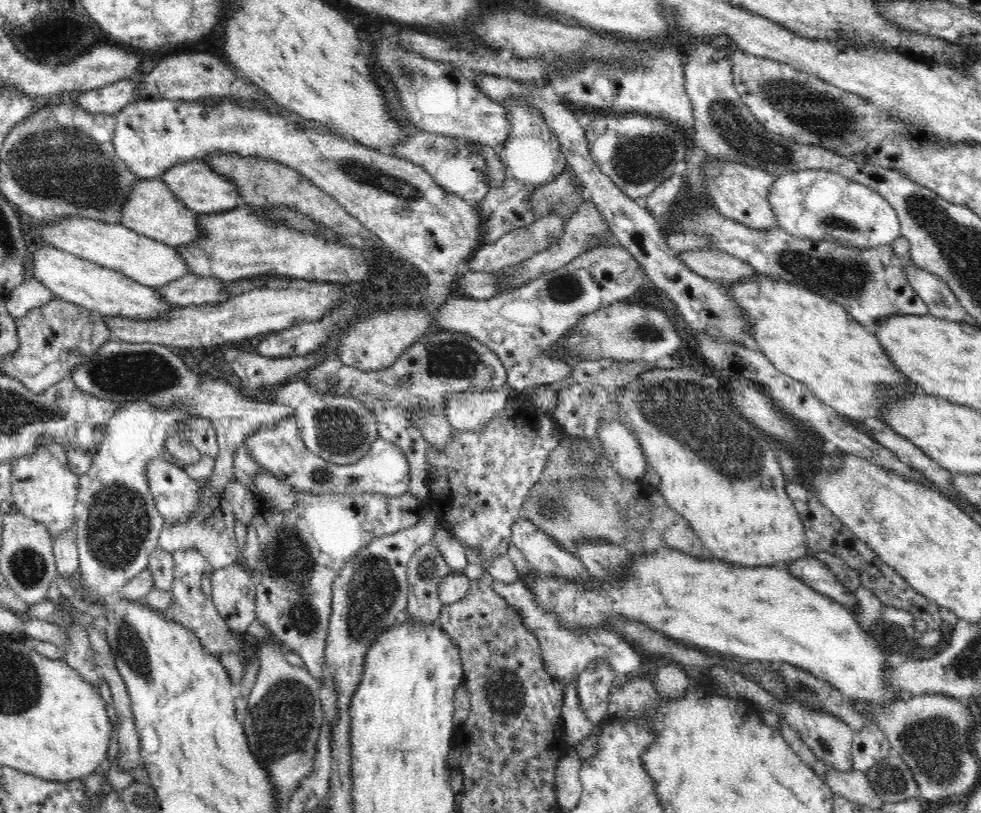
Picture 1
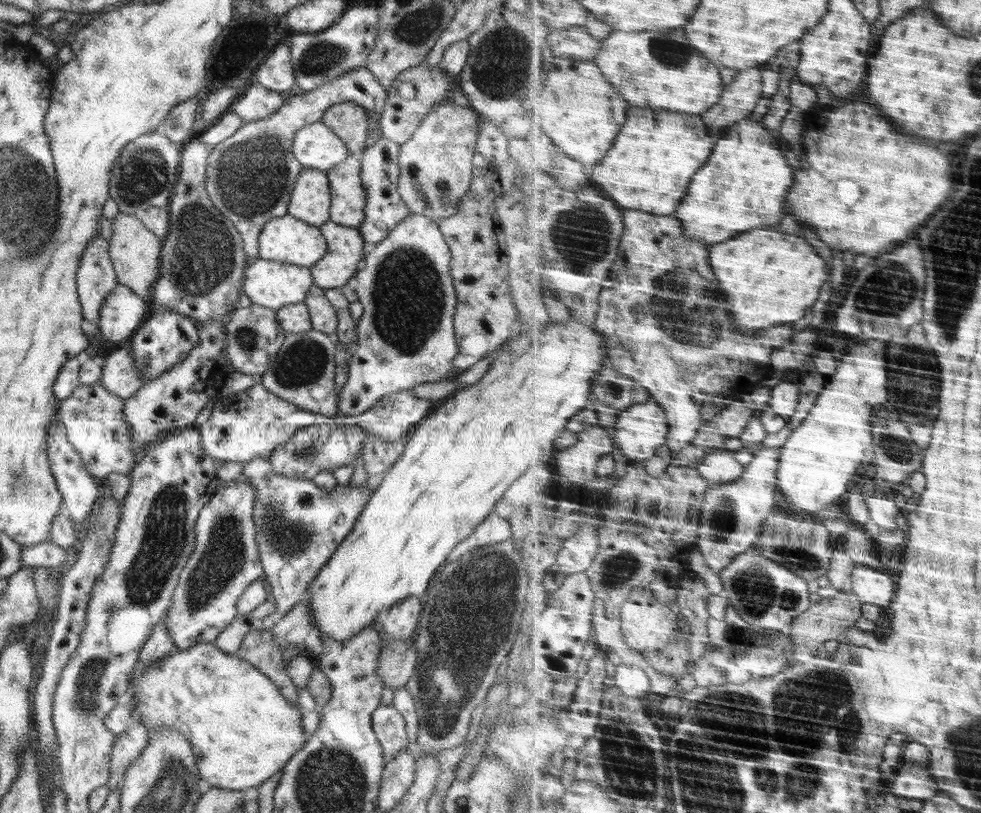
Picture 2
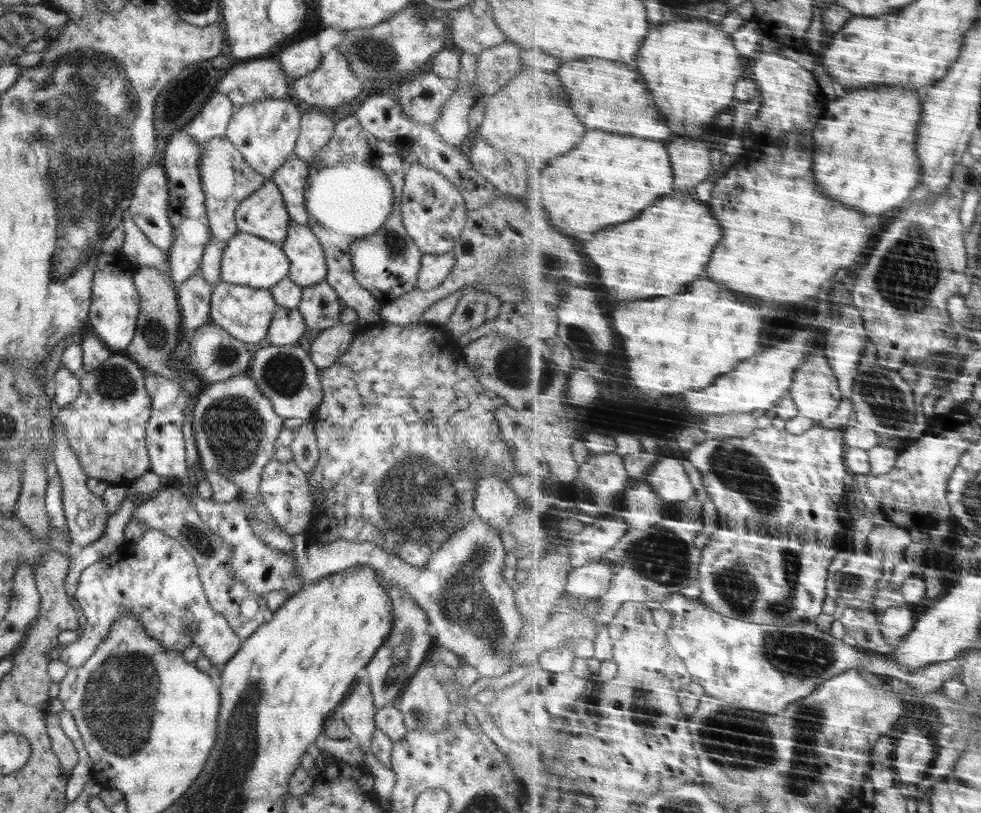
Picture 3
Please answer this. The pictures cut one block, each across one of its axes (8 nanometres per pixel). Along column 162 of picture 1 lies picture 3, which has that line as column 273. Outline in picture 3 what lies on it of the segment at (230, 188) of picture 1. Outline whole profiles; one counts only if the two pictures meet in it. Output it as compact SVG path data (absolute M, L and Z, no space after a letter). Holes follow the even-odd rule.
M293 152L270 178L282 193L291 221L301 225L310 223L304 201L304 186L307 184L308 172L310 171L307 163Z

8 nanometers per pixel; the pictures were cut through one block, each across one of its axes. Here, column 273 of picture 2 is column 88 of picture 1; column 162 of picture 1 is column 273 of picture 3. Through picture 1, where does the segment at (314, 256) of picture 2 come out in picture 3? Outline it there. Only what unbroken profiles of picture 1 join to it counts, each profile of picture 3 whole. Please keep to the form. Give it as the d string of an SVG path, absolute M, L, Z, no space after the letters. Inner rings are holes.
M239 232L228 242L221 262L221 280L230 284L243 284L252 288L272 288L289 276L290 261L280 244Z

